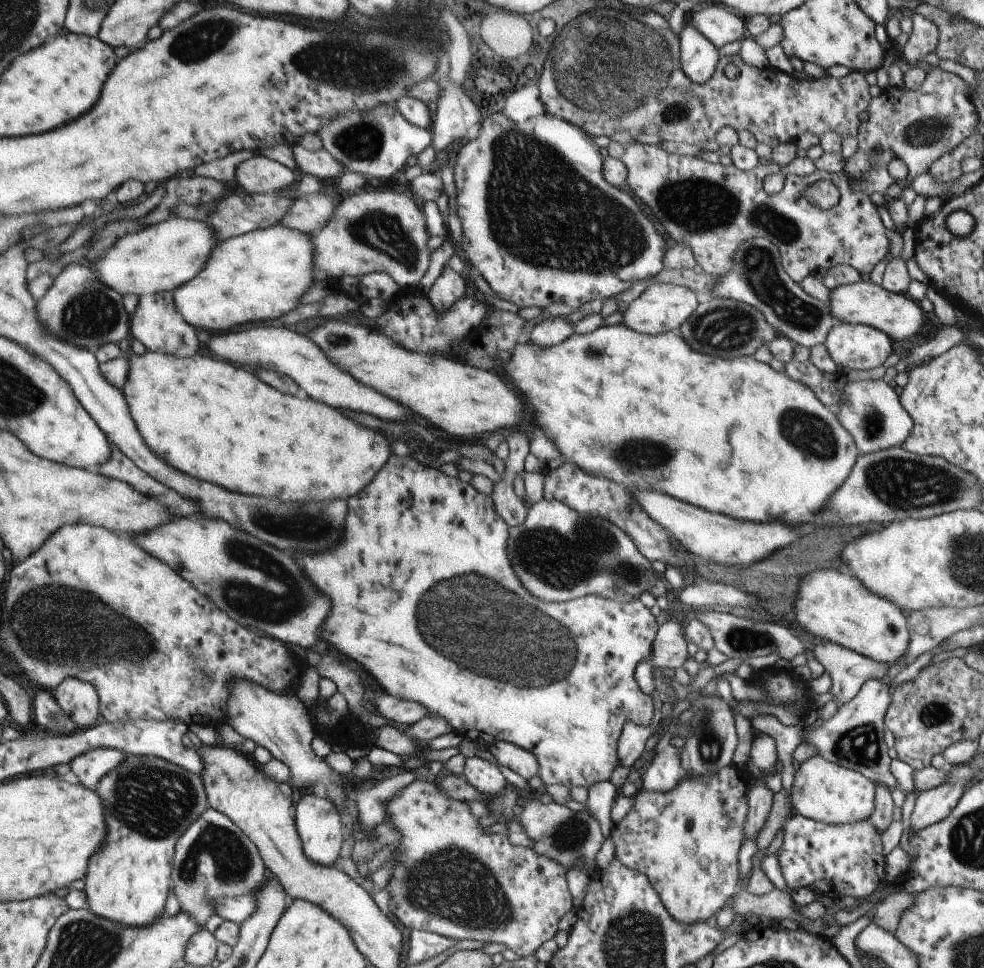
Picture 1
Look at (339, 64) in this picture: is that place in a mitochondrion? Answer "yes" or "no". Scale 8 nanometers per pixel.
yes

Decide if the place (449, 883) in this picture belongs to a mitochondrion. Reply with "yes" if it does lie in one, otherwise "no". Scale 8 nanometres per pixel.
yes

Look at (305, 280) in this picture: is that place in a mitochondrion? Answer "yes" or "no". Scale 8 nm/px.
no

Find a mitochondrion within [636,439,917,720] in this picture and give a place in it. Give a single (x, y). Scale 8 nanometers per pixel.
(744, 638)

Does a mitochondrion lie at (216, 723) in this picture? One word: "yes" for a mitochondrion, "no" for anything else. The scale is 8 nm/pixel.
no

